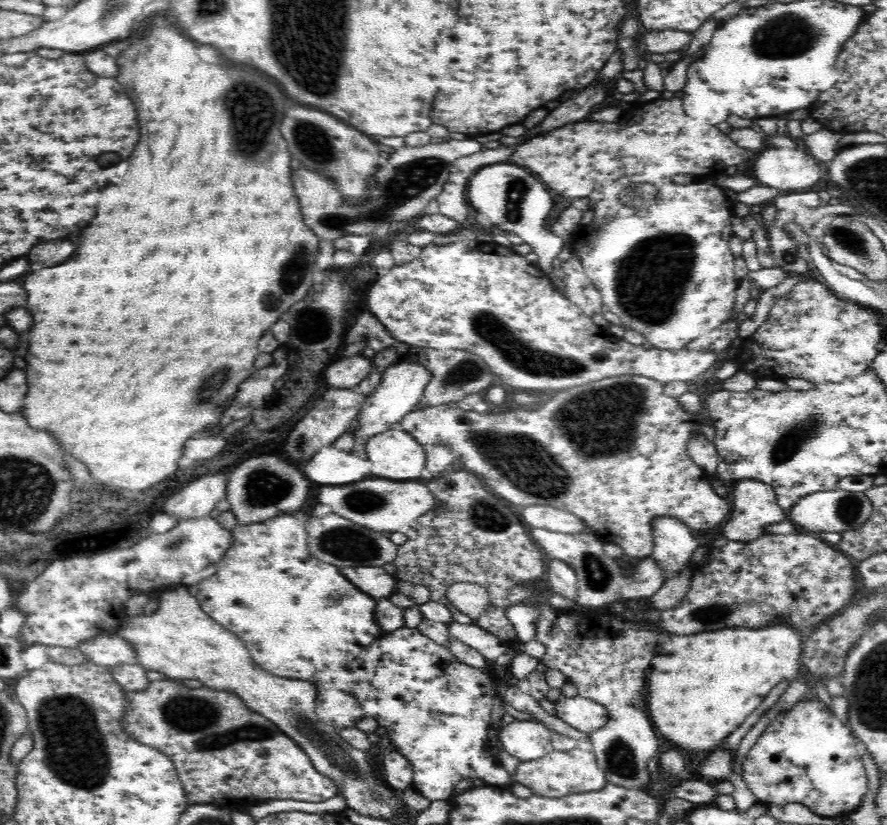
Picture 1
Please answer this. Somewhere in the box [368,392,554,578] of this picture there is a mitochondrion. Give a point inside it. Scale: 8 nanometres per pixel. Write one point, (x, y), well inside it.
(486, 515)

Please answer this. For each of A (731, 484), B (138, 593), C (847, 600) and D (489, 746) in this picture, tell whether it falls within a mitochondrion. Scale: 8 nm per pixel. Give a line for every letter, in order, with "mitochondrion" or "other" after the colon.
A: other
B: other
C: other
D: other

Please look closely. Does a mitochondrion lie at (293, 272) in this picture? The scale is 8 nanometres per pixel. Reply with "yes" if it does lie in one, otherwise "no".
yes

